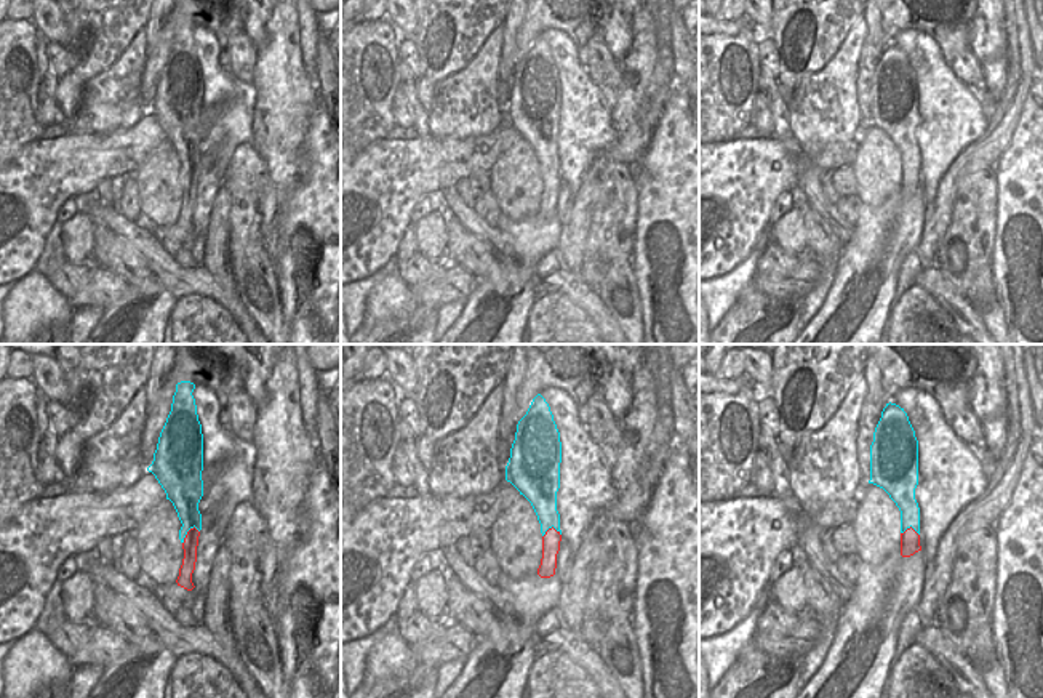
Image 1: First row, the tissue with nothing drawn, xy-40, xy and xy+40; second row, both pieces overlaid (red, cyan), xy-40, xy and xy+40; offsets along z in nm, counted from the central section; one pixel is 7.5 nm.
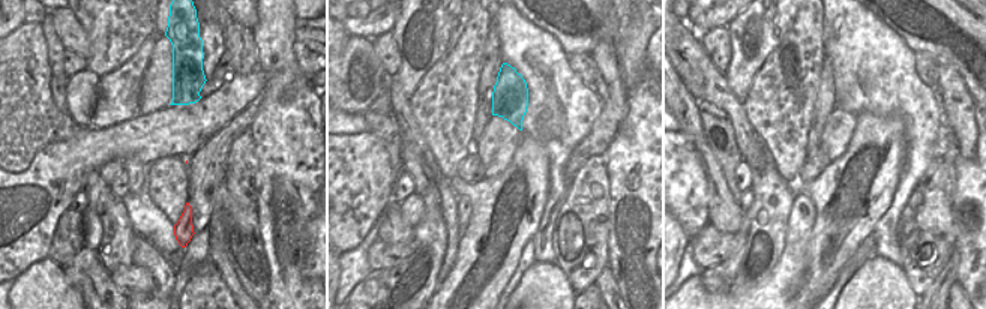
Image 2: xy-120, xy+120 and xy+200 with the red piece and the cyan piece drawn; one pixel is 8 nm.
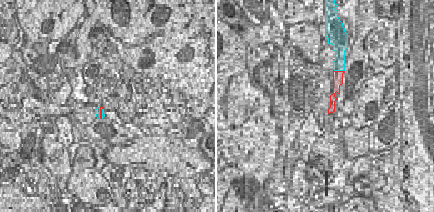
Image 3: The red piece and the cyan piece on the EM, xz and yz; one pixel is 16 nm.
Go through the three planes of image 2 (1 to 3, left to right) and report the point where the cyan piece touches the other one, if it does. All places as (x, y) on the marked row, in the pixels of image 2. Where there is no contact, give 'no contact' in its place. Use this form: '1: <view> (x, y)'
1: no contact
2: no contact
3: no contact

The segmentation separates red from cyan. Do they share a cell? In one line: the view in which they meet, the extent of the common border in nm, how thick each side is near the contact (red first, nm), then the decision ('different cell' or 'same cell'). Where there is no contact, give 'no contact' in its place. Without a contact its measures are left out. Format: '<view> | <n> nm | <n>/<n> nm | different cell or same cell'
xy-40 | 170 nm | 120/190 nm | different cell

